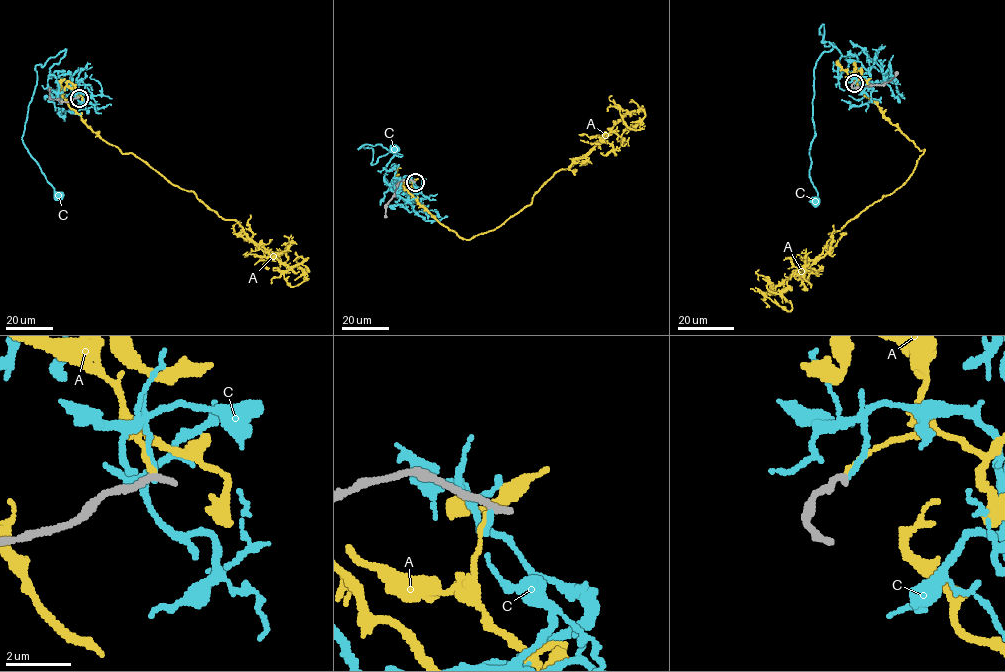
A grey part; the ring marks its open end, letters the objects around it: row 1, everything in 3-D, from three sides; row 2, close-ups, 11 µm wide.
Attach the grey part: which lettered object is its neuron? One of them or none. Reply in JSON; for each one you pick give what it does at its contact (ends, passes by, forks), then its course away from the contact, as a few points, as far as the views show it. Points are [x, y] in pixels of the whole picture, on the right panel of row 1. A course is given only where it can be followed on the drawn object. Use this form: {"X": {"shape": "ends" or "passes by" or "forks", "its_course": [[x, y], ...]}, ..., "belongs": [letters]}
{"belongs": []}

